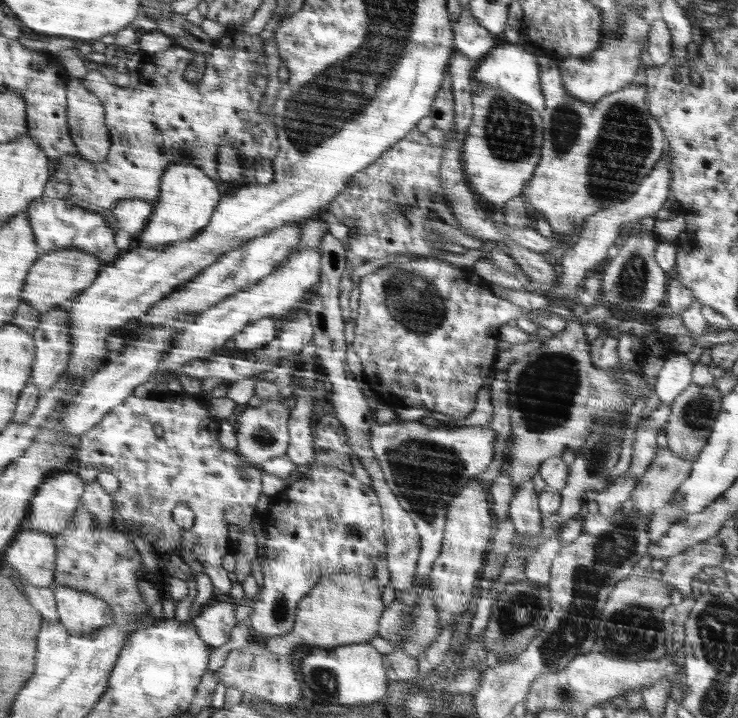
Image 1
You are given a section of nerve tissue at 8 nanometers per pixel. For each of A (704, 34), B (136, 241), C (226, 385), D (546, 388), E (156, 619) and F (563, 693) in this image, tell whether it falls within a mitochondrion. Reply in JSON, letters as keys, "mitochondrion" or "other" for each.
{"A":"other","B":"other","C":"other","D":"mitochondrion","E":"other","F":"mitochondrion"}

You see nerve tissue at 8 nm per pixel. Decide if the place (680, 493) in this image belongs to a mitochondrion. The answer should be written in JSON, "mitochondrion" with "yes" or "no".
{"mitochondrion":"no"}

